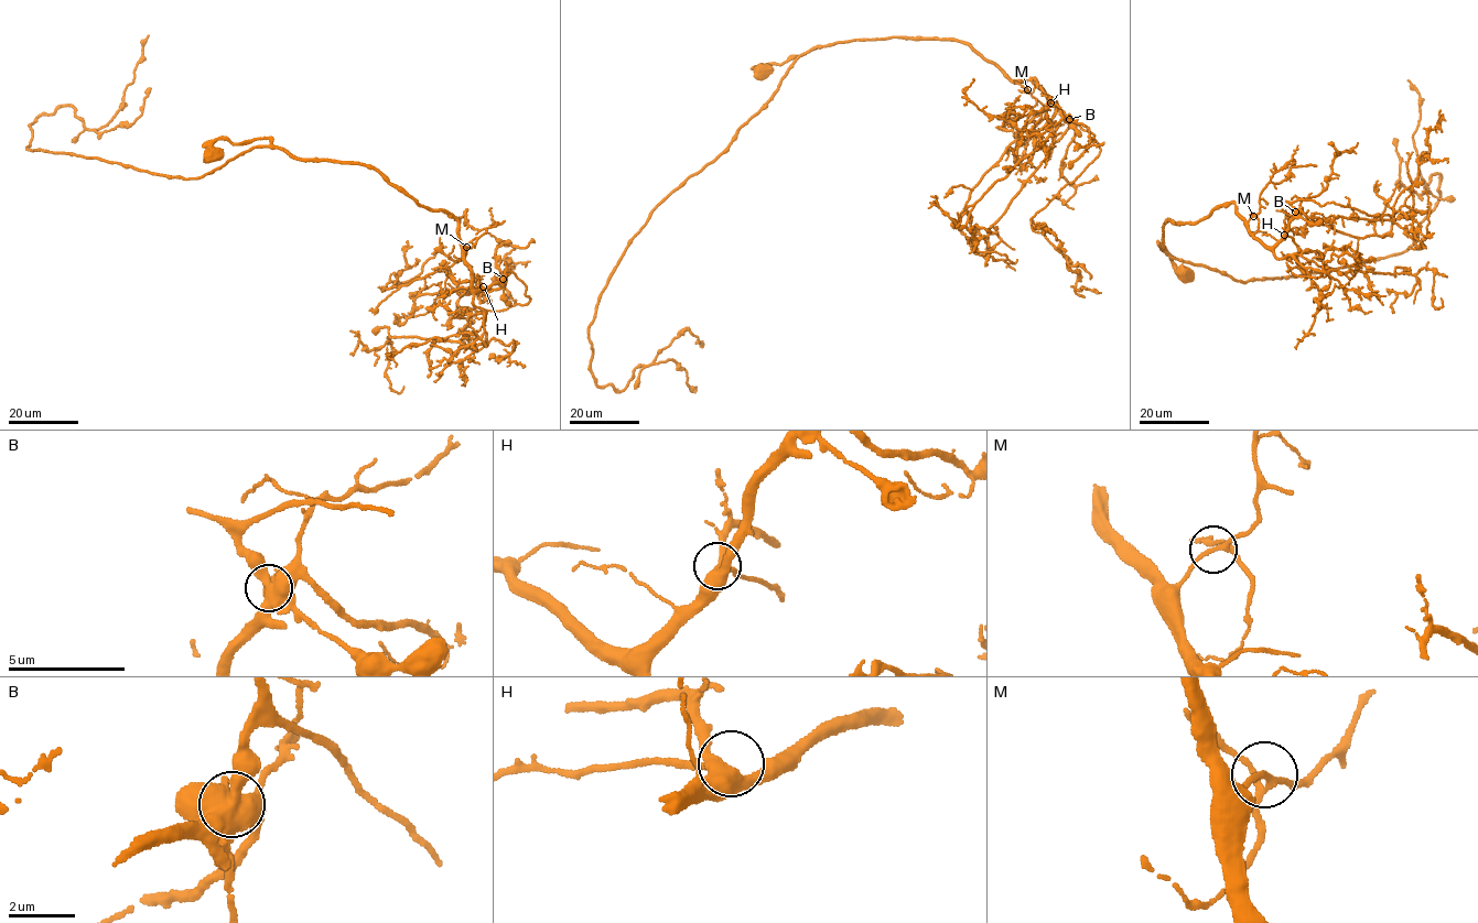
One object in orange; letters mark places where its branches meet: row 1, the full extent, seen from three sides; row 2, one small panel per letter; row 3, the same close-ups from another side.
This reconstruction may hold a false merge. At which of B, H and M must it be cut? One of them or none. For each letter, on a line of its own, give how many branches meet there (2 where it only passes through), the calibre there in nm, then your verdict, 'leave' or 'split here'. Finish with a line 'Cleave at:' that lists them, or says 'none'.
B: branches 6; calibre 650 nm; split here
H: branches 4; calibre 440 nm; leave
M: branches 4; calibre 150 nm; leave
Cleave at: B

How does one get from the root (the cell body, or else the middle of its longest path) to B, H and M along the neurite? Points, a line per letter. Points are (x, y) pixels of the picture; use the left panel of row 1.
B: (212, 152), (218, 139), (265, 138), (297, 158), (373, 165), (417, 202), (455, 218), (473, 289), (504, 279)
H: (212, 152), (218, 139), (265, 138), (297, 158), (373, 165), (417, 202), (455, 218), (470, 283), (483, 286)
M: (212, 152), (218, 139), (265, 138), (297, 158), (373, 165), (417, 202), (455, 218), (467, 247)

